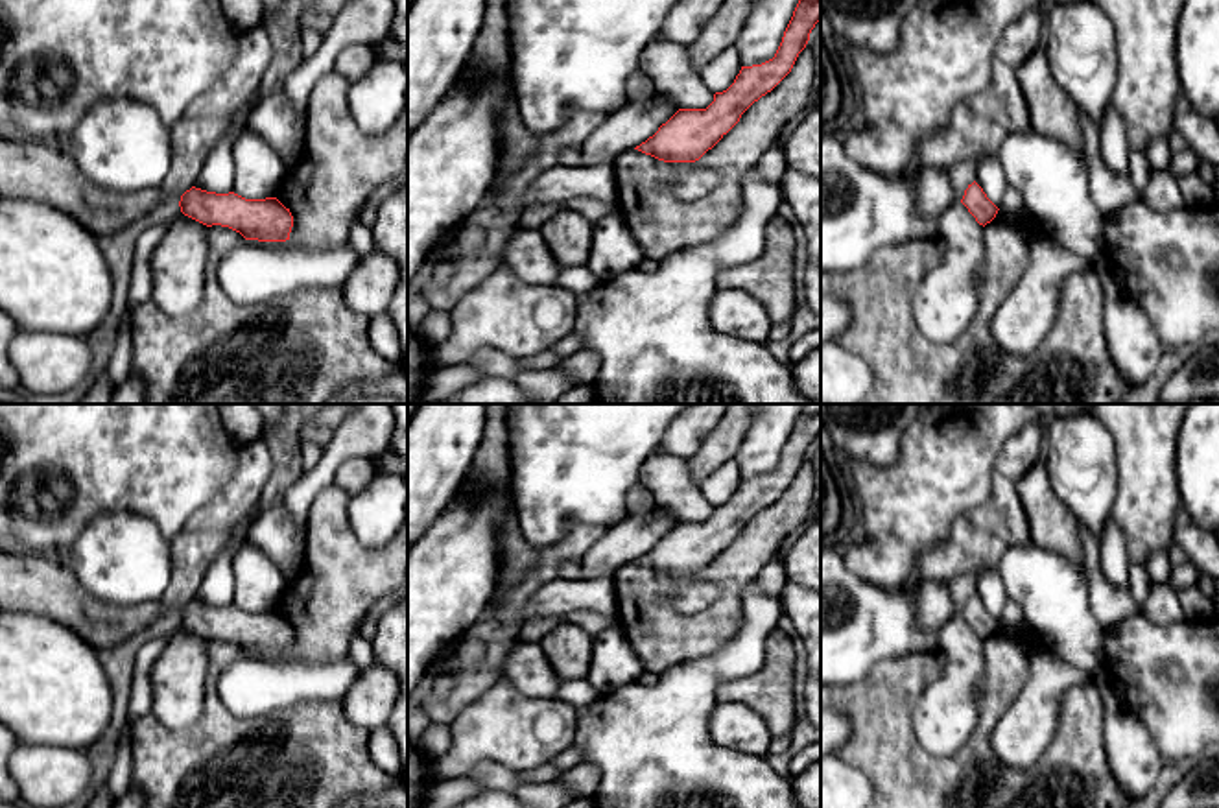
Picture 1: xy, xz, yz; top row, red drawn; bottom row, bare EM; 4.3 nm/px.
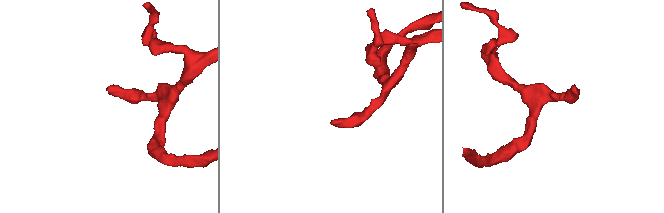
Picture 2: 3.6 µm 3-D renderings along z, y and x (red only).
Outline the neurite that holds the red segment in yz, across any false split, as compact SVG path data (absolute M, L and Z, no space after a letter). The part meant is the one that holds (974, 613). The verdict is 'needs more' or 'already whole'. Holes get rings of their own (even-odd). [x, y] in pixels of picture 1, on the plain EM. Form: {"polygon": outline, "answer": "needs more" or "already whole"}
{"polygon": "M974 594L972 598L968 598L968 601L965 603L965 609L961 612L961 616L968 622L968 625L976 631L976 635L979 638L987 638L990 636L996 627L998 627L998 620L987 611L987 607L983 605L983 601Z", "answer": "already whole"}

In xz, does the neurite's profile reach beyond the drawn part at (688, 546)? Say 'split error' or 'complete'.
complete

